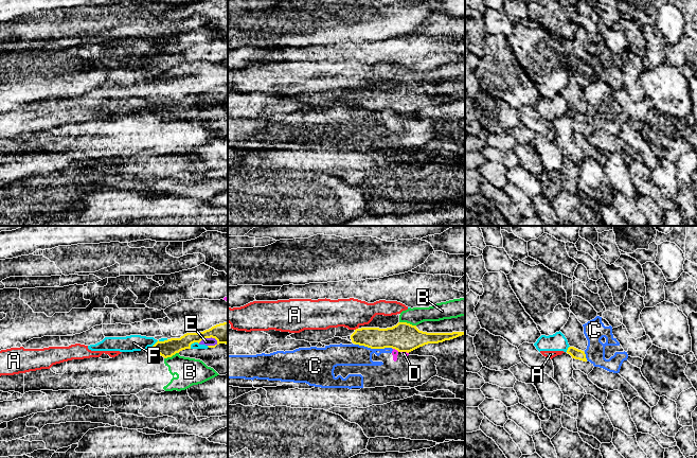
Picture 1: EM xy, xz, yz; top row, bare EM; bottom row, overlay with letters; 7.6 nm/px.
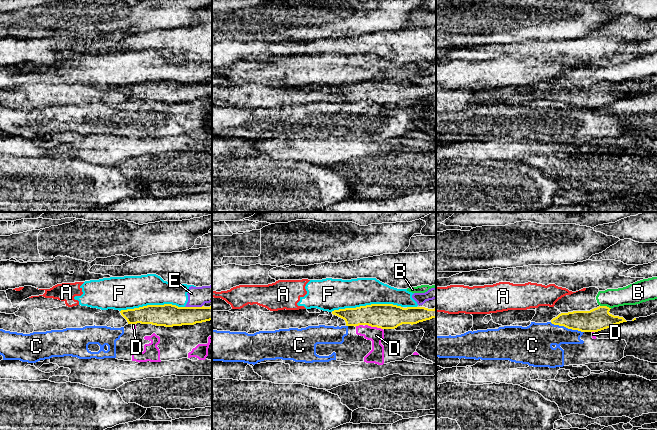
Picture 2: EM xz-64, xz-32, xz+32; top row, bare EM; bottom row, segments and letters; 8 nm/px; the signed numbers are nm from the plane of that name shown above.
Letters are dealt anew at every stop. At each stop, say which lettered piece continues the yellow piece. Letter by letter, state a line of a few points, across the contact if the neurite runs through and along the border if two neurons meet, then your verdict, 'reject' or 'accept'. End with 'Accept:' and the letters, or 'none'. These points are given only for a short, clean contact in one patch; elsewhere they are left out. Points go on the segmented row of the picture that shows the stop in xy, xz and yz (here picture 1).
A: line xz (357, 328), (355, 330); reject
B: line xz (399, 321), (406, 321), (415, 326); reject
C: line xz (355, 344), (371, 348), (392, 349); reject
D: reject
E: line xy (217, 340), (206, 337), (198, 342); reject
F: reject
Accept: none

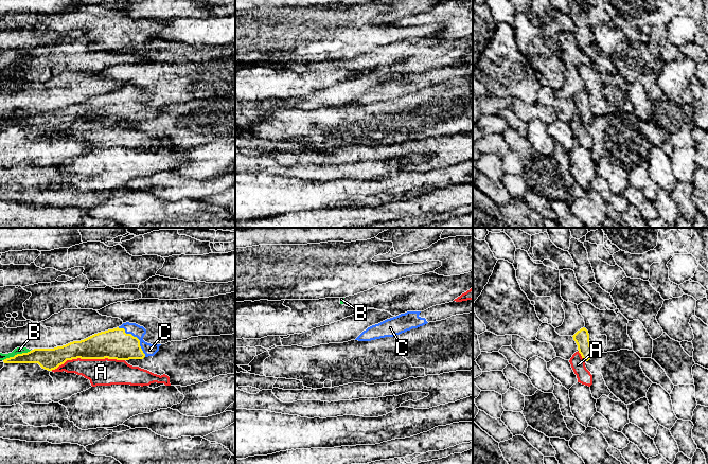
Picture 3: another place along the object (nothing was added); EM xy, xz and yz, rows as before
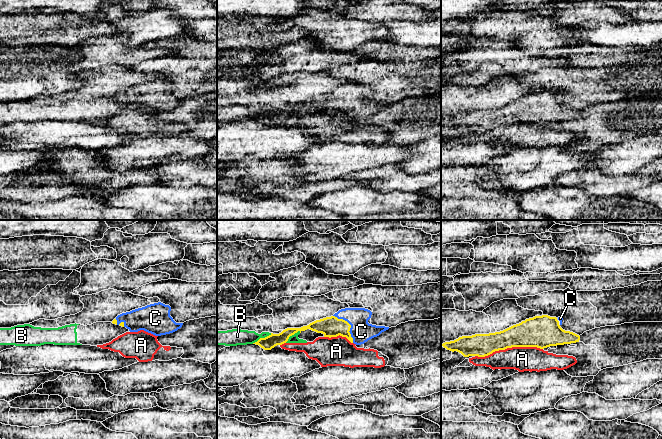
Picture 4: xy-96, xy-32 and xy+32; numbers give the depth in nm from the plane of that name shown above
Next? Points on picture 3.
A: reject
B: reject
C: line xy (114, 343), (136, 337), (149, 350); accept
Accept: C

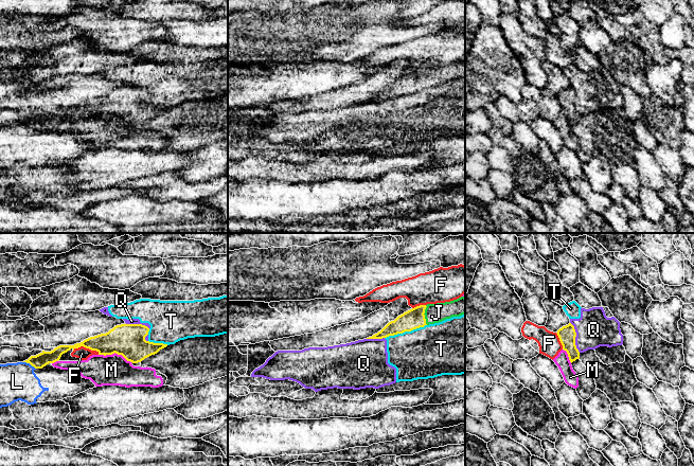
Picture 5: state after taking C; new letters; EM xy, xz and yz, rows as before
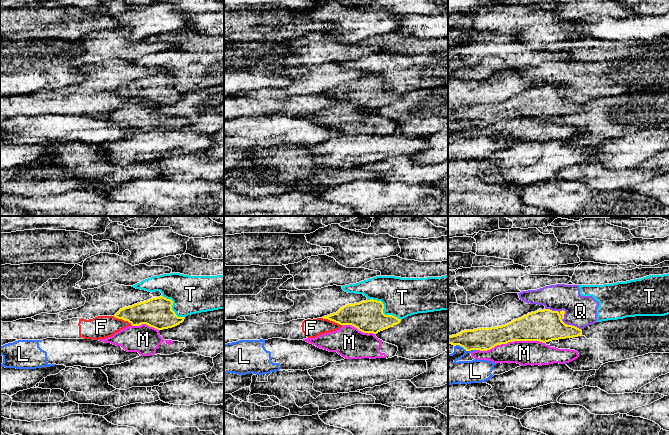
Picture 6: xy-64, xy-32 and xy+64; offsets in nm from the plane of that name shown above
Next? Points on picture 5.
F: reject
J: line xz (413, 319), (424, 315), (437, 312); accept
L: line xy (23, 361), (35, 369); reject
M: reject
Q: line yz (570, 322), (575, 333), (575, 347), (580, 352); reject
T: line xz (426, 324), (410, 330), (389, 335), (385, 338); reject
Accept: J

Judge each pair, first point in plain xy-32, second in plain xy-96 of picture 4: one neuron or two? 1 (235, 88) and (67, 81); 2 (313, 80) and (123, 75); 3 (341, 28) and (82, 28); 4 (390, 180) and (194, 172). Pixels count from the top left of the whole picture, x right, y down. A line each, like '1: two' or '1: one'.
1: one
2: one
3: two
4: one

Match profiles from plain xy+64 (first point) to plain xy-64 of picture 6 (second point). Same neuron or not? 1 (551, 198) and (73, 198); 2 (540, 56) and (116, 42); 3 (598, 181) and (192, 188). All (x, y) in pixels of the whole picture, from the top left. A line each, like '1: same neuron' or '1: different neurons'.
1: different neurons
2: same neuron
3: different neurons

